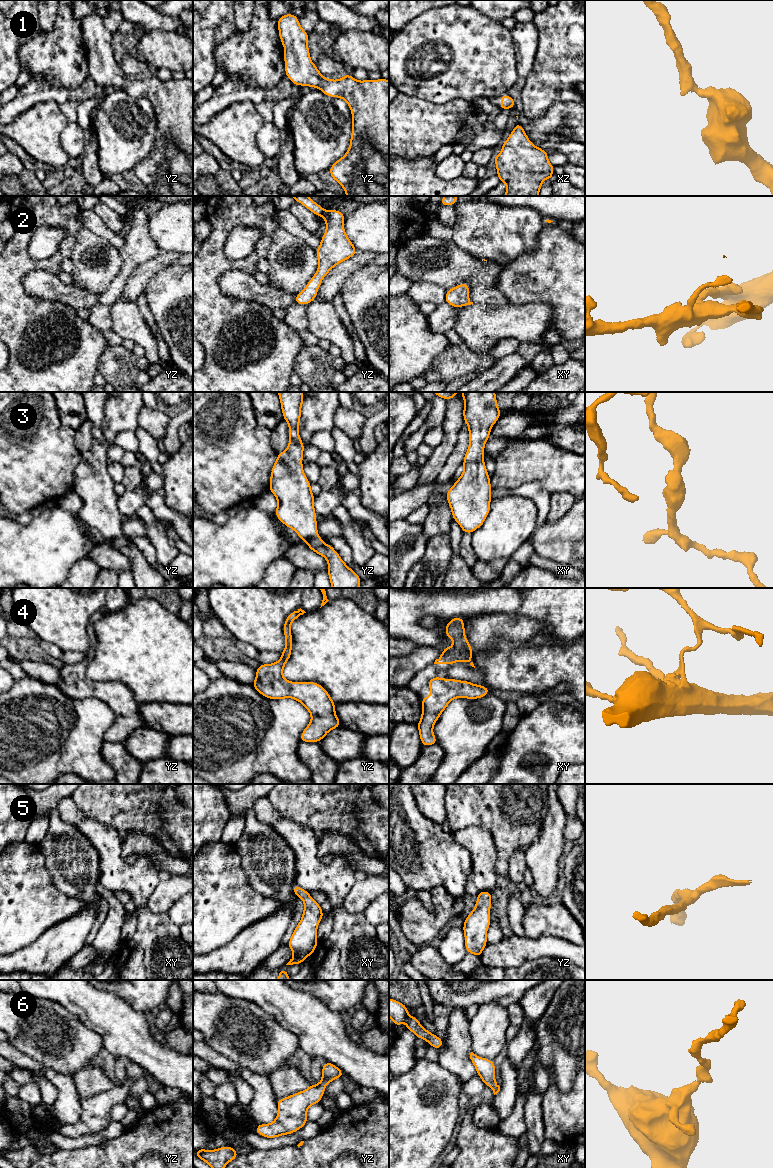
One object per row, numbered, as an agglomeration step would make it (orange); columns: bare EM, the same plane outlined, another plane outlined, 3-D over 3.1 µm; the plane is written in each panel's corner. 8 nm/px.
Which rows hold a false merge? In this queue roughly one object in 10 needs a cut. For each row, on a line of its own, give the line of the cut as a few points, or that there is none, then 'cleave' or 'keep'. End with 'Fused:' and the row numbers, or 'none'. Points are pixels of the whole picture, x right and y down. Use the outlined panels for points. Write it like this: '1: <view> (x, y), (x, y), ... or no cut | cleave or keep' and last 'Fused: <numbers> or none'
1: no cut | keep
2: no cut | keep
3: no cut | keep
4: no cut | keep
5: no cut | keep
6: no cut | keep
Fused: none

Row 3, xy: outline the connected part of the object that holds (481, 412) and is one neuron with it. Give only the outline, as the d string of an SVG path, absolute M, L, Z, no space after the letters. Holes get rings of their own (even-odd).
M463 392L463 418L468 425L469 447L462 462L464 471L446 493L453 519L463 533L473 533L490 512L492 487L486 470L484 447L491 428L502 412L495 392Z

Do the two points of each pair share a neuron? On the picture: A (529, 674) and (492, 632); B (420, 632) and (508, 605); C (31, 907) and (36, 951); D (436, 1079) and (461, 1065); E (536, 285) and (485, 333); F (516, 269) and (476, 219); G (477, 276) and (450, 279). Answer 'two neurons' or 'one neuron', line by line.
A: one neuron
B: one neuron
C: two neurons
D: two neurons
E: two neurons
F: two neurons
G: one neuron

